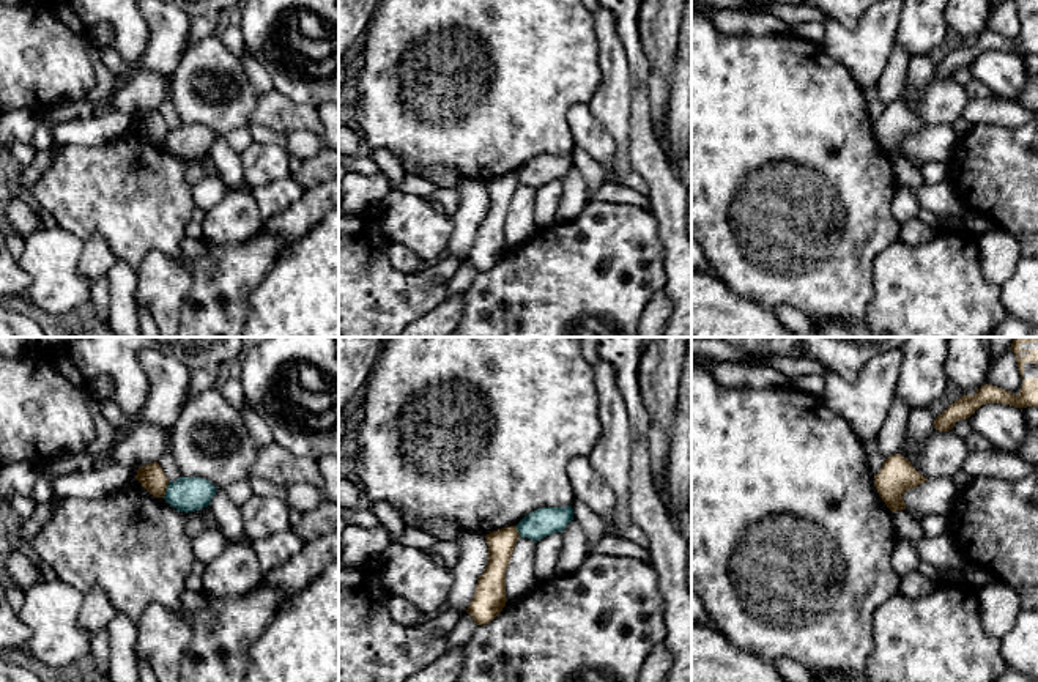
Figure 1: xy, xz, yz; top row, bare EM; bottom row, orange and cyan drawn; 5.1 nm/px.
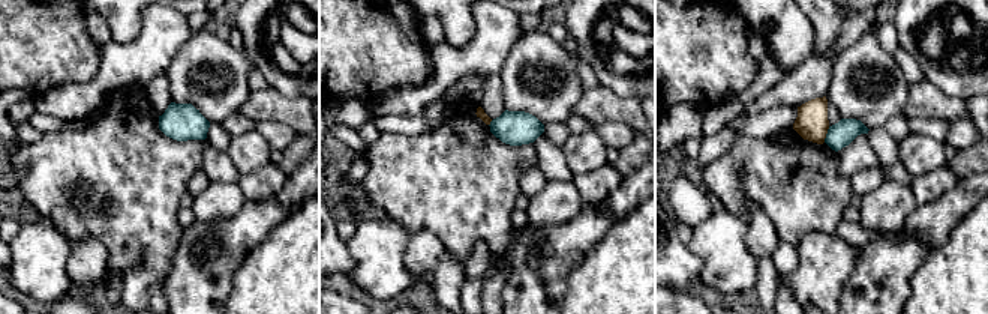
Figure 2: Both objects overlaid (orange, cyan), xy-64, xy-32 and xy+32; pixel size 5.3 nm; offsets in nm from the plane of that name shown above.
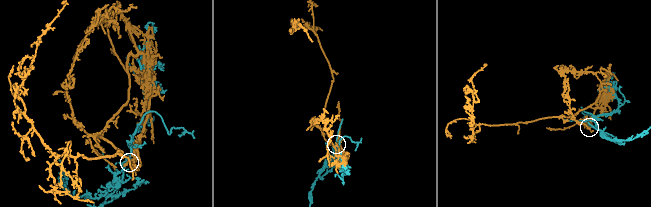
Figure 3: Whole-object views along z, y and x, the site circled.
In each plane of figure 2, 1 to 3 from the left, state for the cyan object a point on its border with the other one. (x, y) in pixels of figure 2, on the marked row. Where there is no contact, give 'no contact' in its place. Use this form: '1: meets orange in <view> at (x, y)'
1: no contact
2: meets orange in xy-32 at (489, 123)
3: meets orange in xy+32 at (826, 132)

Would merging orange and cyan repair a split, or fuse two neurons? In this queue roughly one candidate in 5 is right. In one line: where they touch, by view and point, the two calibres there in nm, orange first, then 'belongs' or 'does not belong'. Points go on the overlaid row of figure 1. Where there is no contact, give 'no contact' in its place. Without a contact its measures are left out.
xy (166, 489) | 130/180 nm | does not belong

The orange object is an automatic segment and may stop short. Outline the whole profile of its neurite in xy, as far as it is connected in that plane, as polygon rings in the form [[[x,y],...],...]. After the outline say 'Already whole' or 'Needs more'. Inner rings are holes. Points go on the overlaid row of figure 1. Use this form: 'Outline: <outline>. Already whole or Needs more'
Outline: [[[158,461],[139,468],[135,479],[154,498],[164,498],[169,480]]]. Already whole

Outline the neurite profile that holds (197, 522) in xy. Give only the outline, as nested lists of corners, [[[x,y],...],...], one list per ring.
[[[208,507],[187,513],[186,532],[189,537],[197,537],[202,532],[216,528],[216,520]]]

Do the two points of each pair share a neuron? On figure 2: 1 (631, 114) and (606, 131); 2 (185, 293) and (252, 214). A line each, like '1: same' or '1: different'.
1: different
2: same

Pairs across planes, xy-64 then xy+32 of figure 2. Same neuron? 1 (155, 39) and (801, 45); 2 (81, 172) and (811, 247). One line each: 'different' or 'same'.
1: different
2: different

